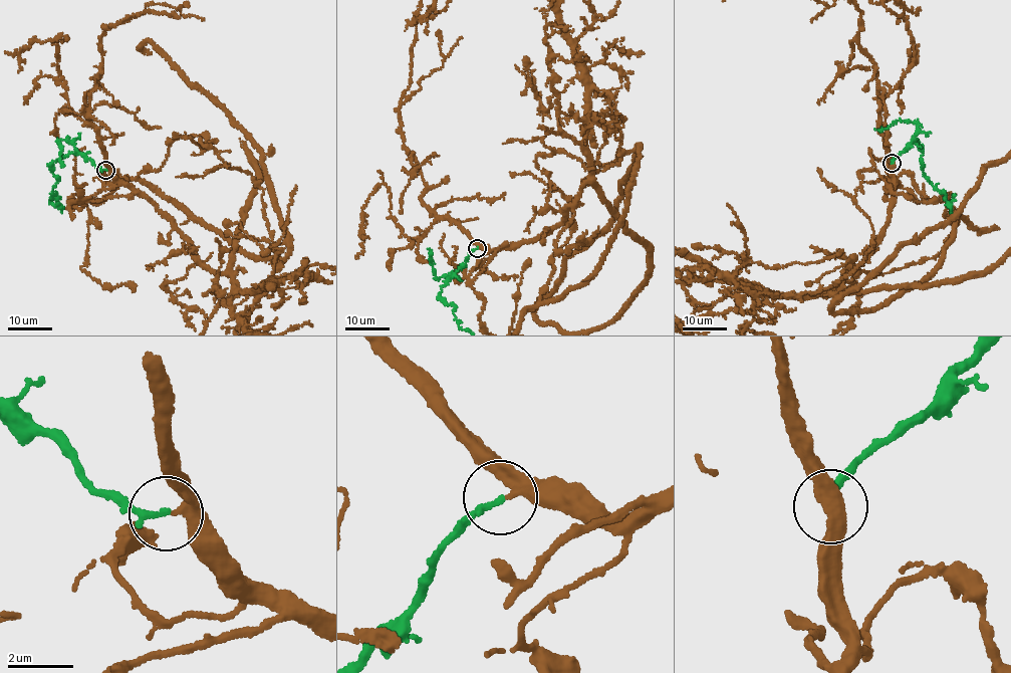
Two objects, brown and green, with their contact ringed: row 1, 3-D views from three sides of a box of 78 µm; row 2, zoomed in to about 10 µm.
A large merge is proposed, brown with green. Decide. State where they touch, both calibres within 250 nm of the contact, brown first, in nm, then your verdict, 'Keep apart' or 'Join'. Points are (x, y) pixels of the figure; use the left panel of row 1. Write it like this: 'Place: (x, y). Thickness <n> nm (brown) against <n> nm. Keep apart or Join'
Place: (105, 170). Thickness 320 nm (brown) against 200 nm. Join

